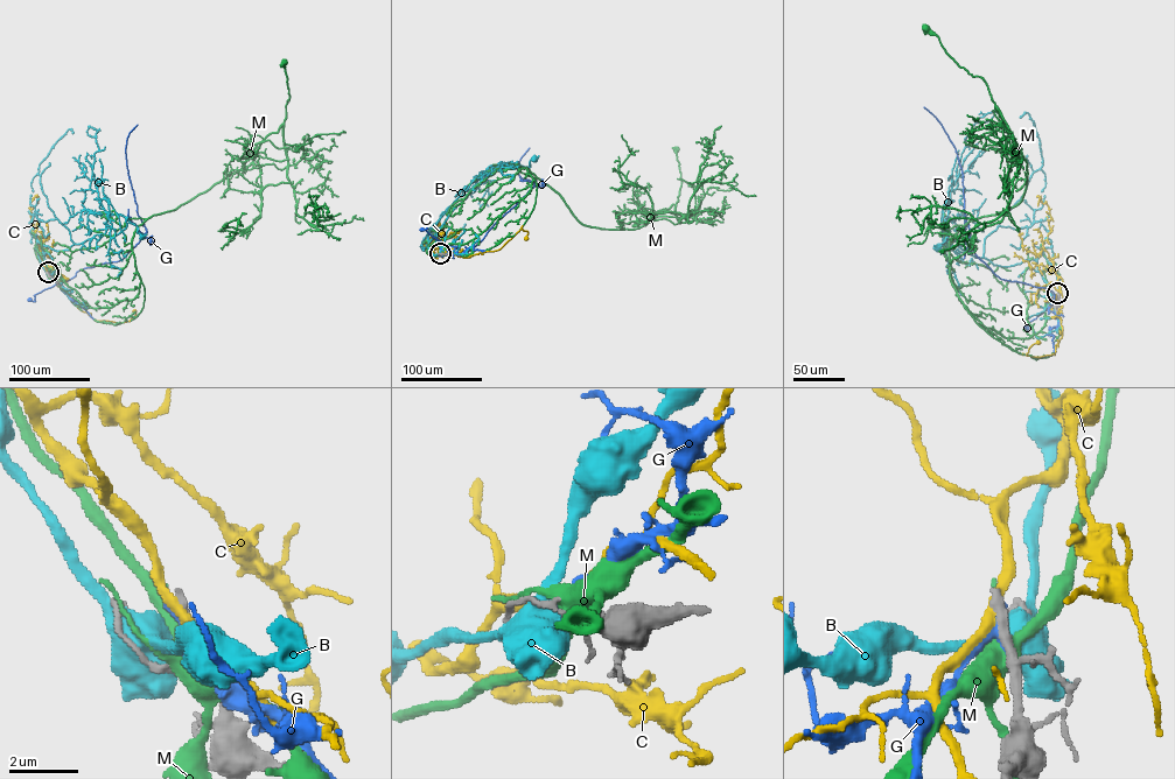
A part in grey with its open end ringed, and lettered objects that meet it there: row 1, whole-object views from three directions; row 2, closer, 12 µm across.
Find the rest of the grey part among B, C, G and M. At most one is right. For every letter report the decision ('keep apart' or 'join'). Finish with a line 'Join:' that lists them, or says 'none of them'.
B: keep apart
C: keep apart
G: keep apart
M: keep apart
Join: none of them

